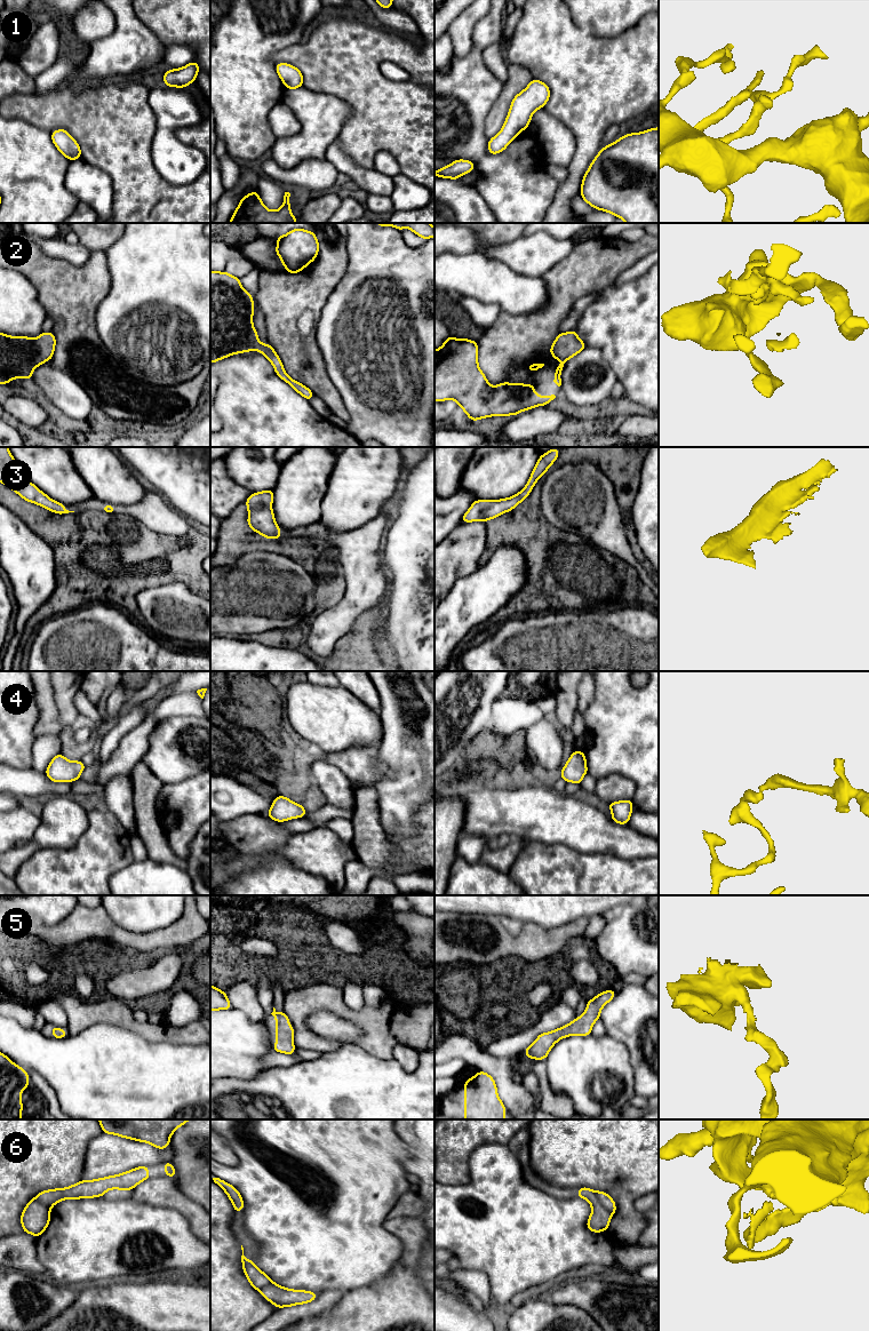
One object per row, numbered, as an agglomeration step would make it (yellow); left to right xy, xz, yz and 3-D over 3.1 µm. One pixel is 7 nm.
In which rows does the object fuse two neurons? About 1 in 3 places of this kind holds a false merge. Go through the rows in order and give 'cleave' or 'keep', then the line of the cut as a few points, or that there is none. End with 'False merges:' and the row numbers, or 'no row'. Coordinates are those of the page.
1: keep; cut none
2: keep; cut none
3: keep; cut none
4: keep; cut none
5: keep; cut none
6: keep; cut none
False merges: no row

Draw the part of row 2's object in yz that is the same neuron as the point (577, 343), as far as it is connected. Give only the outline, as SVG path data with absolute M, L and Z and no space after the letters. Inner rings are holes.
M571 330L568 333L560 333L550 348L550 354L556 359L560 359L564 362L559 364L555 370L553 382L560 386L561 378L560 374L565 367L568 359L580 353L582 350L588 348L583 341L576 335L576 330Z

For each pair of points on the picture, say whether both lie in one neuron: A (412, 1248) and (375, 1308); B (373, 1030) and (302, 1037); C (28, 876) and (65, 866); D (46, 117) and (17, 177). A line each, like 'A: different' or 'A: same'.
A: same
B: same
C: same
D: different

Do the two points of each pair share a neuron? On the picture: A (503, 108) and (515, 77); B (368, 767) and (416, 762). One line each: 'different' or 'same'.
A: same
B: different

